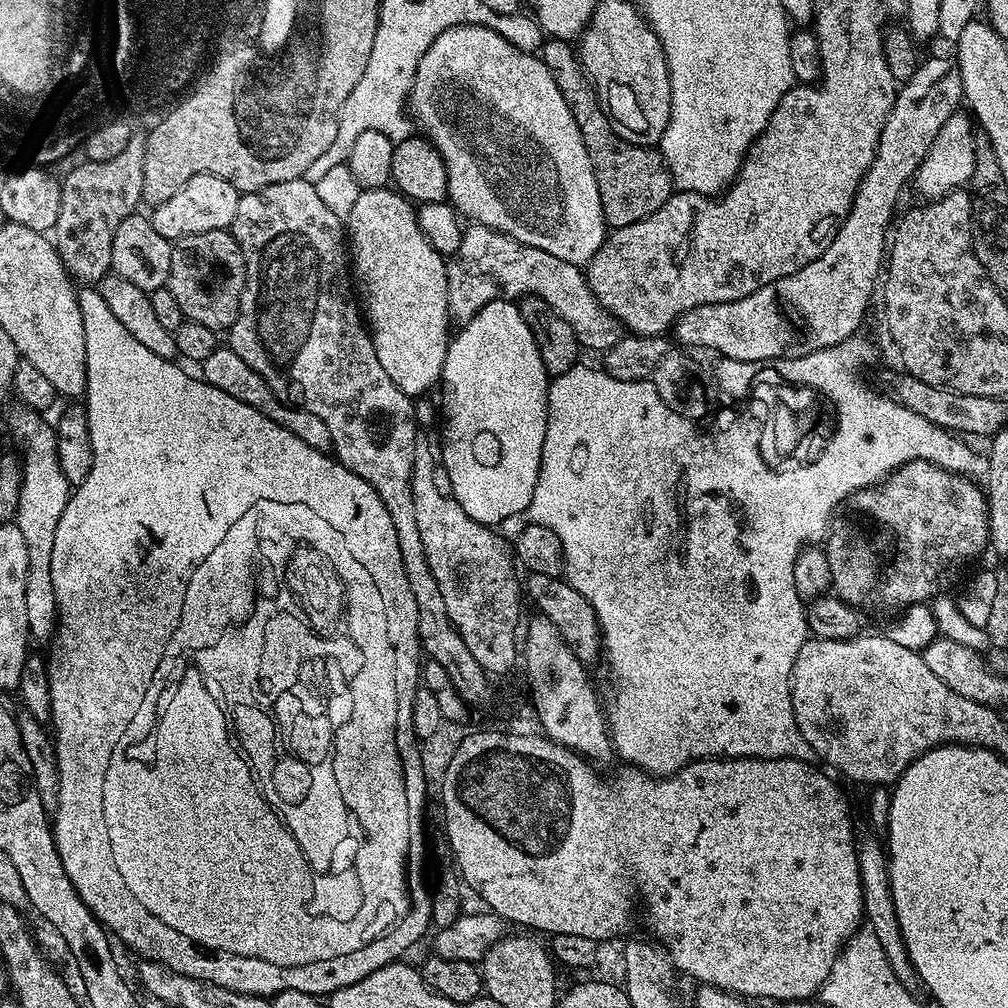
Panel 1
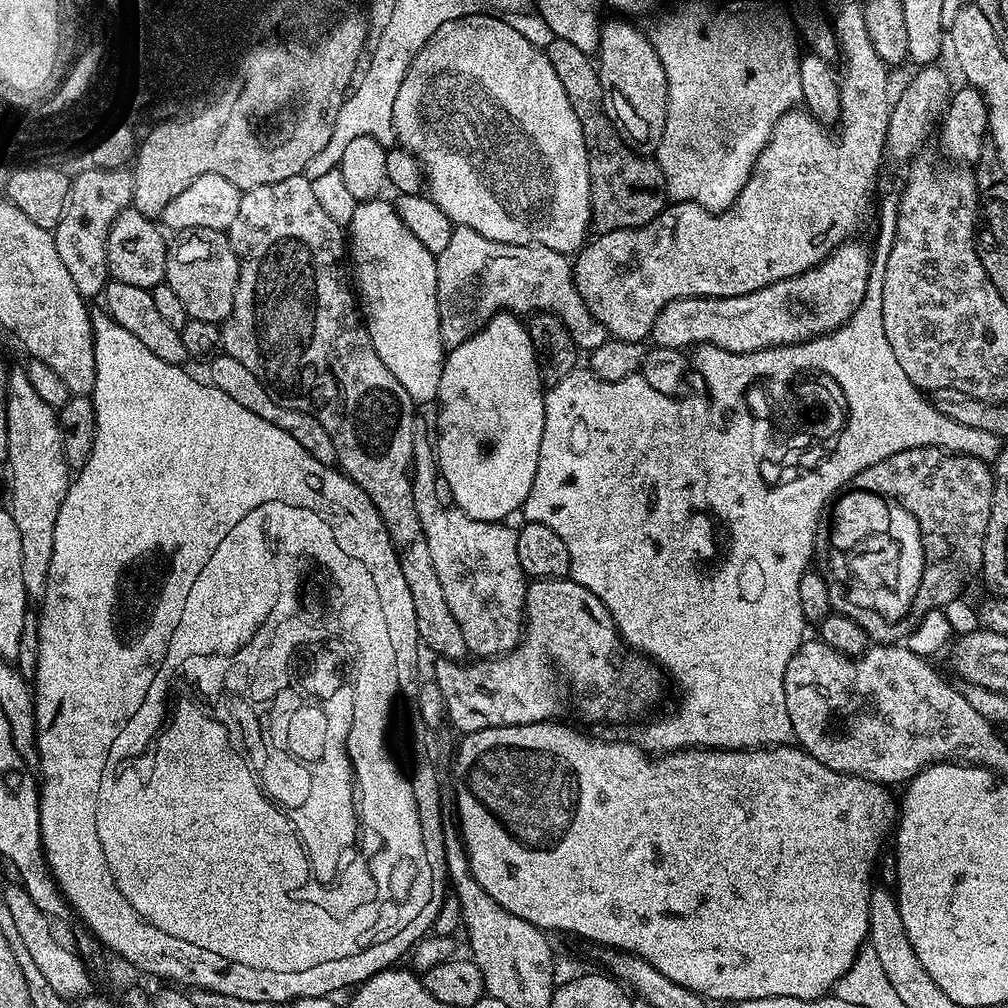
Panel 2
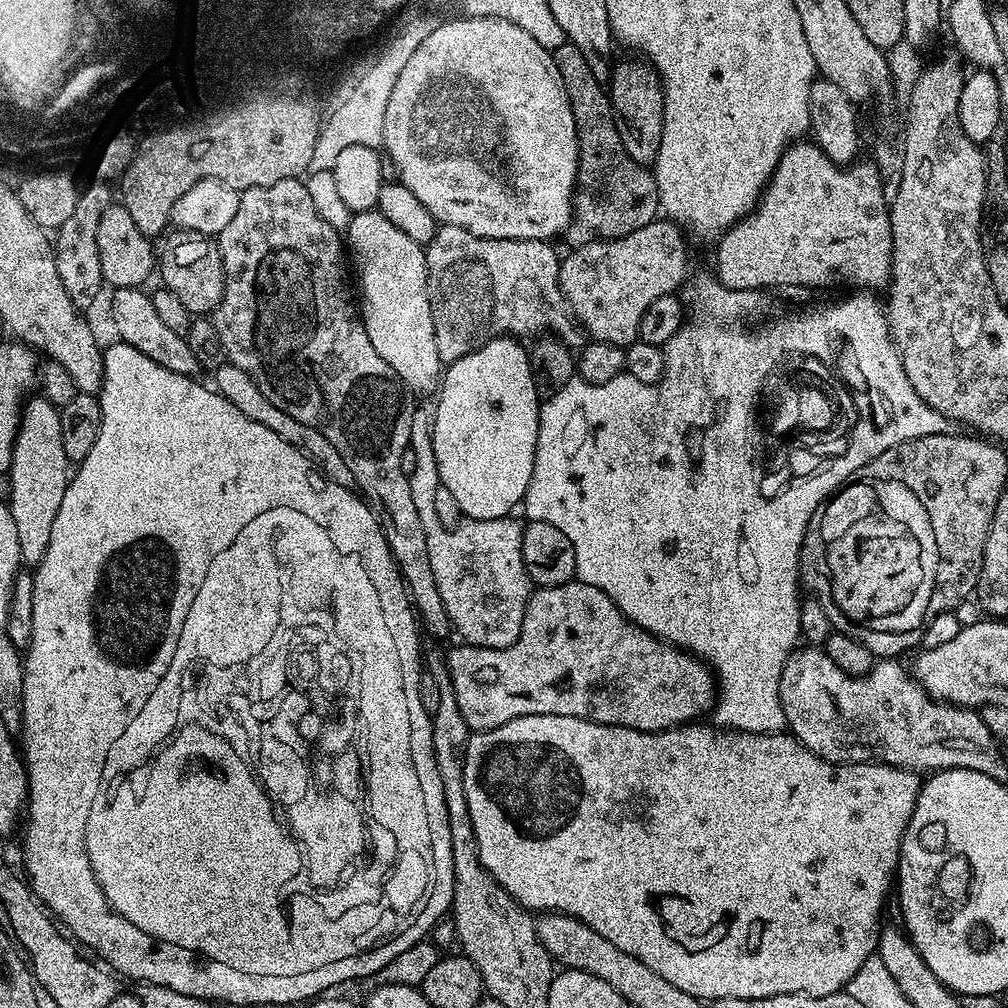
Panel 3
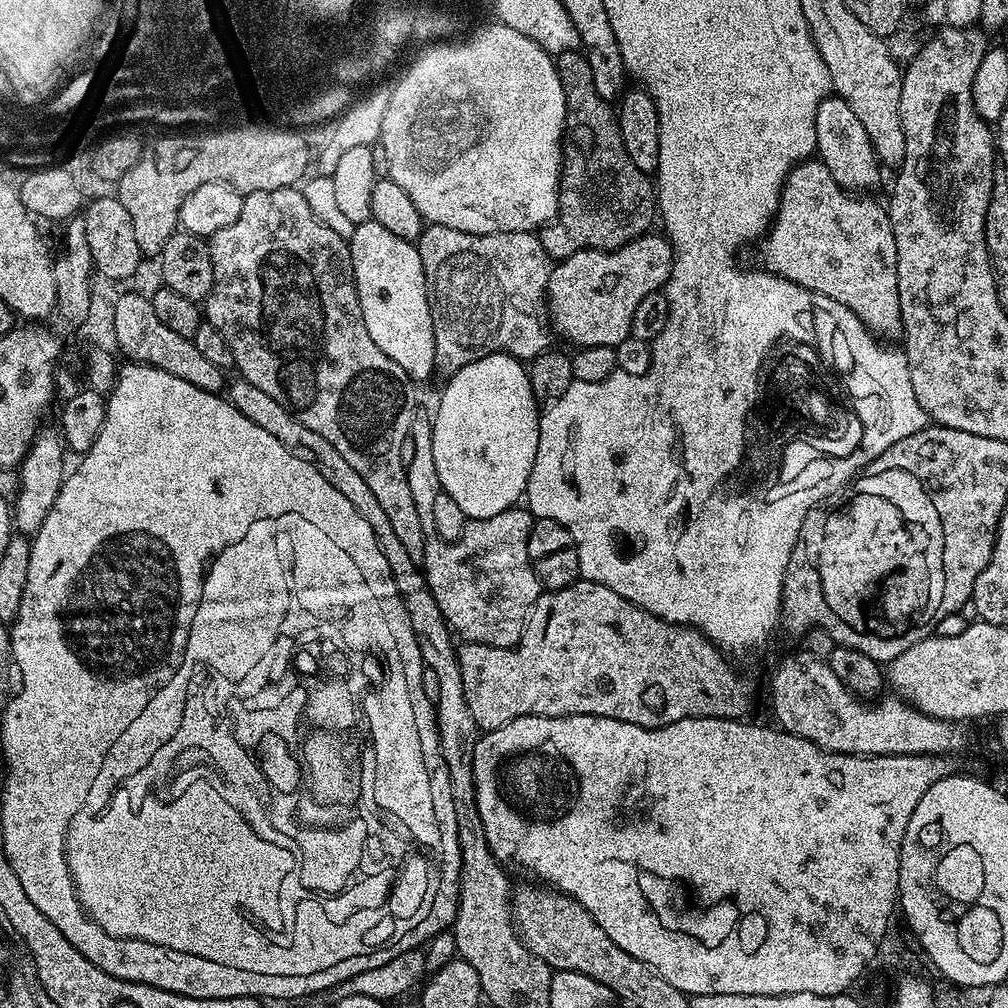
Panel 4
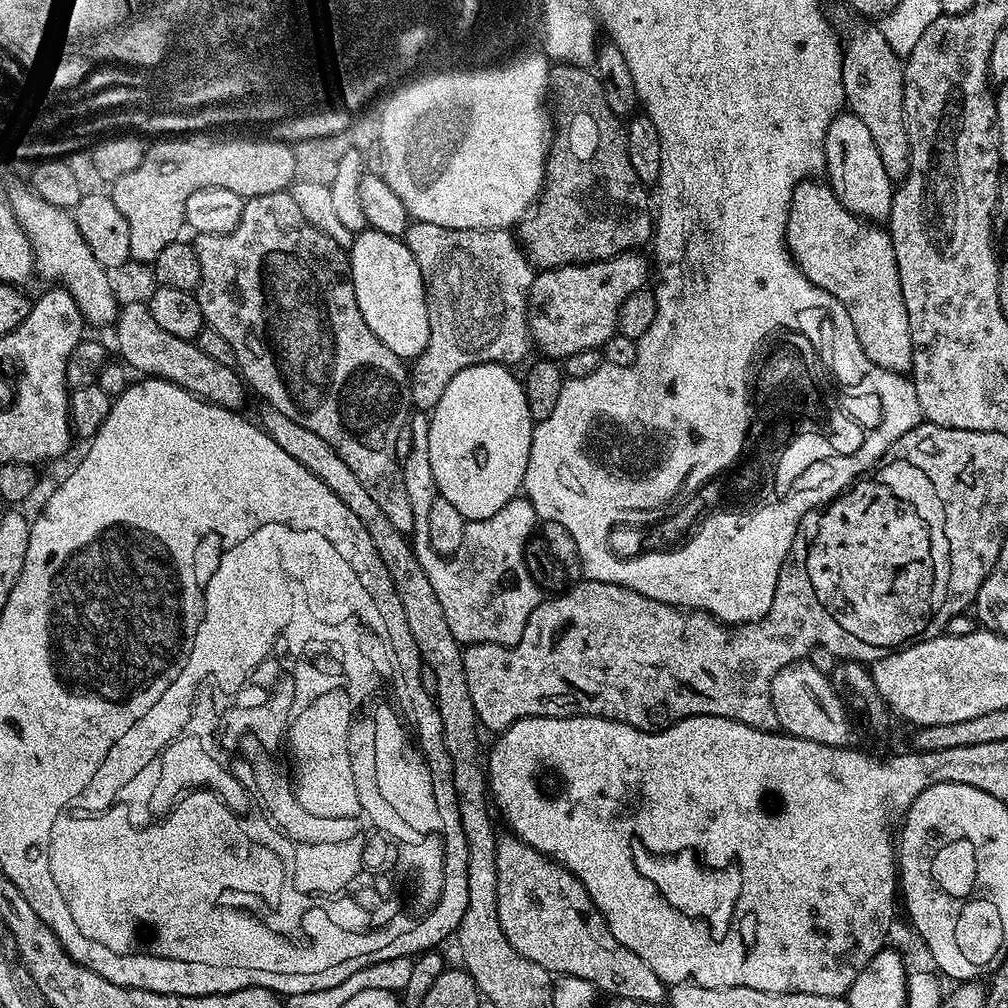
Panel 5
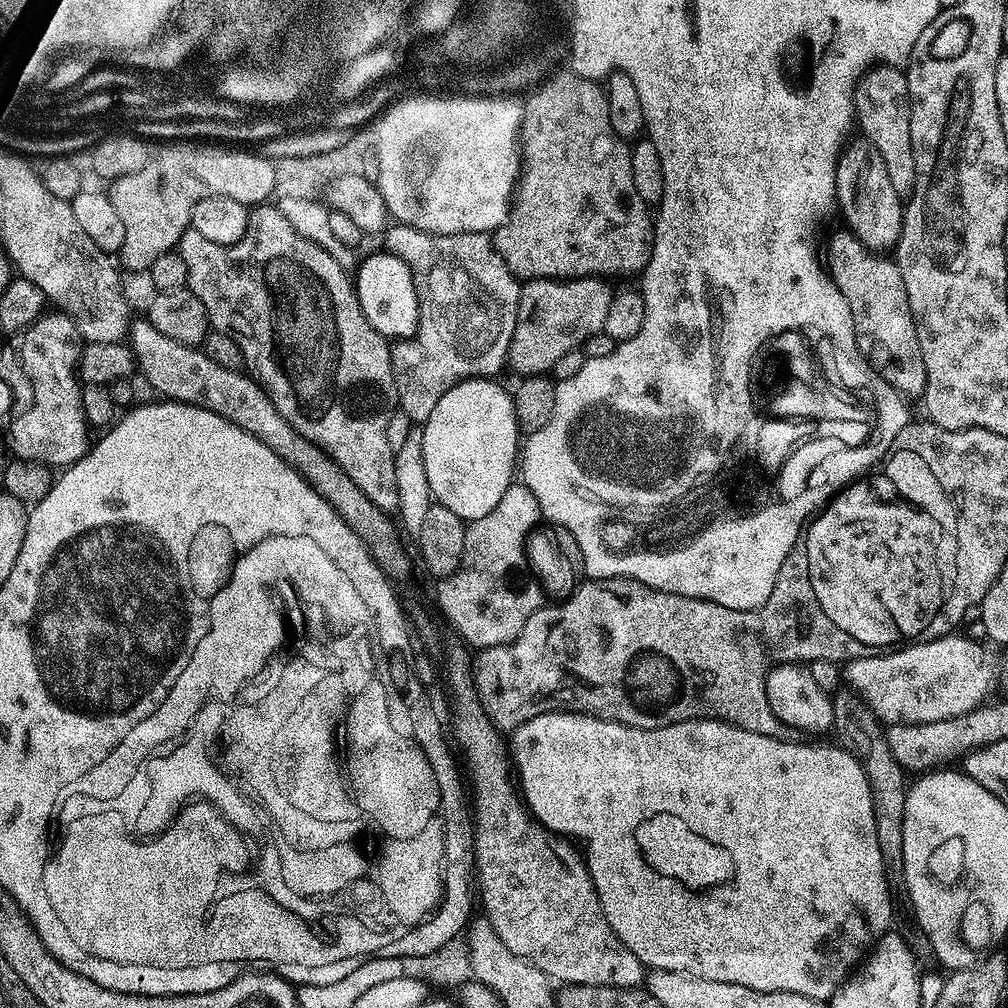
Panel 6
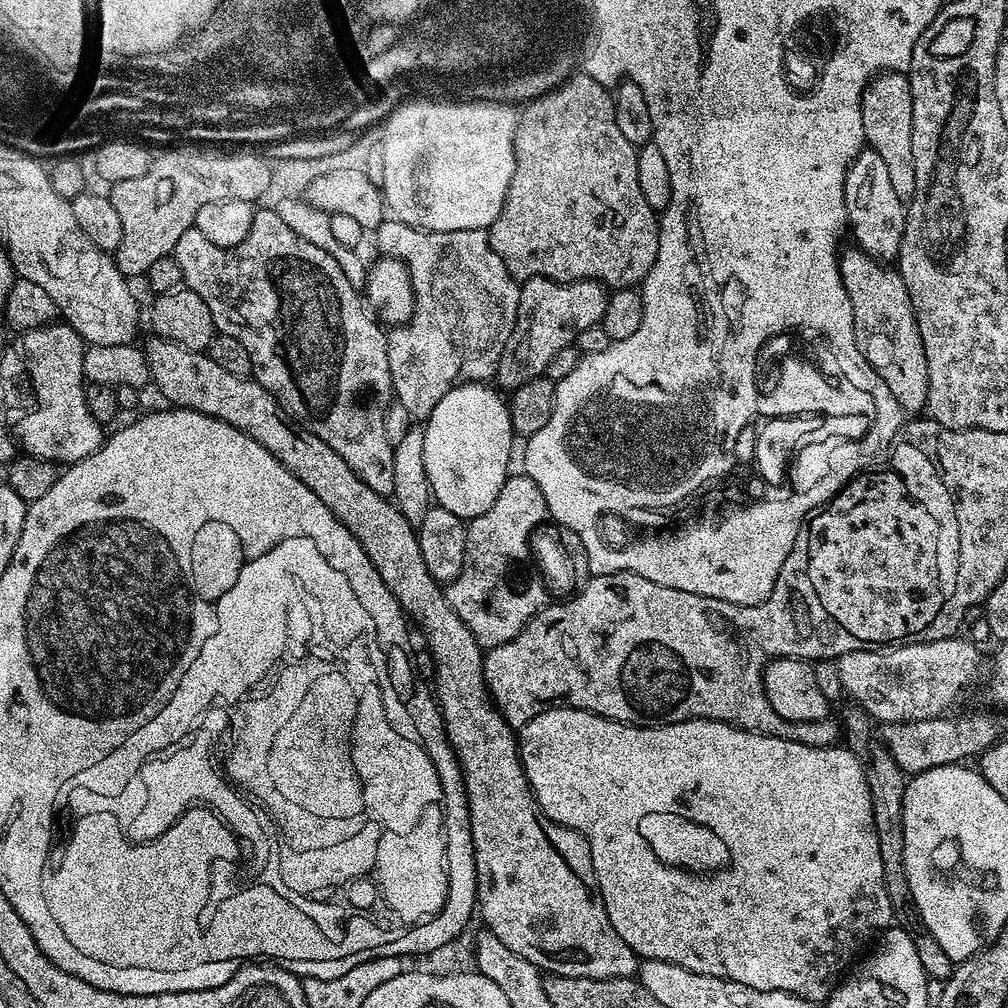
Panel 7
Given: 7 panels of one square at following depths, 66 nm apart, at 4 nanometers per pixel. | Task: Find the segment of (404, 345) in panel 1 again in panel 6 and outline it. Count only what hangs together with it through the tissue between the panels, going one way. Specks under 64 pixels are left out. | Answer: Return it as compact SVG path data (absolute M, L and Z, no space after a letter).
M381 250L366 257L358 268L359 264L354 272L356 297L370 326L374 326L374 330L392 342L415 337L420 326L420 295L416 293L412 271L406 262L393 252Z

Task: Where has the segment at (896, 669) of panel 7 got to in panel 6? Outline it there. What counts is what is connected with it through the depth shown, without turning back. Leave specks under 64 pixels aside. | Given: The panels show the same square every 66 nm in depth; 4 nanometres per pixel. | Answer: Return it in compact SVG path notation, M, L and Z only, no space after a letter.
M949 634L879 656L849 660L846 678L885 725L942 722L980 707L995 690L1000 668L993 649L983 647L981 641L970 640L964 634Z

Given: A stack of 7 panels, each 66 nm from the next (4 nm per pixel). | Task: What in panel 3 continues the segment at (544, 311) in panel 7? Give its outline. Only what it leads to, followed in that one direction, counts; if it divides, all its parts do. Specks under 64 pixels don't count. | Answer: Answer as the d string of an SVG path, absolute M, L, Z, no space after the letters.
M657 218L642 226L642 230L634 230L634 234L573 247L572 253L561 259L560 288L564 292L564 299L568 302L571 315L592 340L610 342L623 349L637 341L642 314L646 314L650 302L654 302L654 298L673 295L689 279L688 244L684 236L685 229L679 224L667 218Z

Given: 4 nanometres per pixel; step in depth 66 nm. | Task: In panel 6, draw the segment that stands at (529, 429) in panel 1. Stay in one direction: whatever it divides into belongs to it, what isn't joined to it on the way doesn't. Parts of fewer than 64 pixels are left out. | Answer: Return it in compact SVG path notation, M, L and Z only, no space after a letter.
M492 378L461 380L450 390L446 390L446 394L442 394L438 406L434 406L430 418L422 424L422 452L425 455L426 477L432 499L458 514L458 518L465 522L486 518L486 514L490 514L490 510L494 510L494 506L502 502L502 494L506 494L518 472L522 433L516 420L516 402L509 389L507 392L502 385L496 383L500 382Z

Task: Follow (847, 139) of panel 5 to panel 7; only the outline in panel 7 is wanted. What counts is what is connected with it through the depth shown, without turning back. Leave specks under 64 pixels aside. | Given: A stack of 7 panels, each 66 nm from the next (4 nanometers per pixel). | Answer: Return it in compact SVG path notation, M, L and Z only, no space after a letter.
M865 147L858 153L848 166L848 173L844 179L844 201L848 215L848 228L853 236L855 247L861 248L868 256L881 262L892 262L899 257L902 238L904 237L904 218L906 215L905 201L898 198L898 193L890 183L890 177L882 158L878 158L872 147Z

